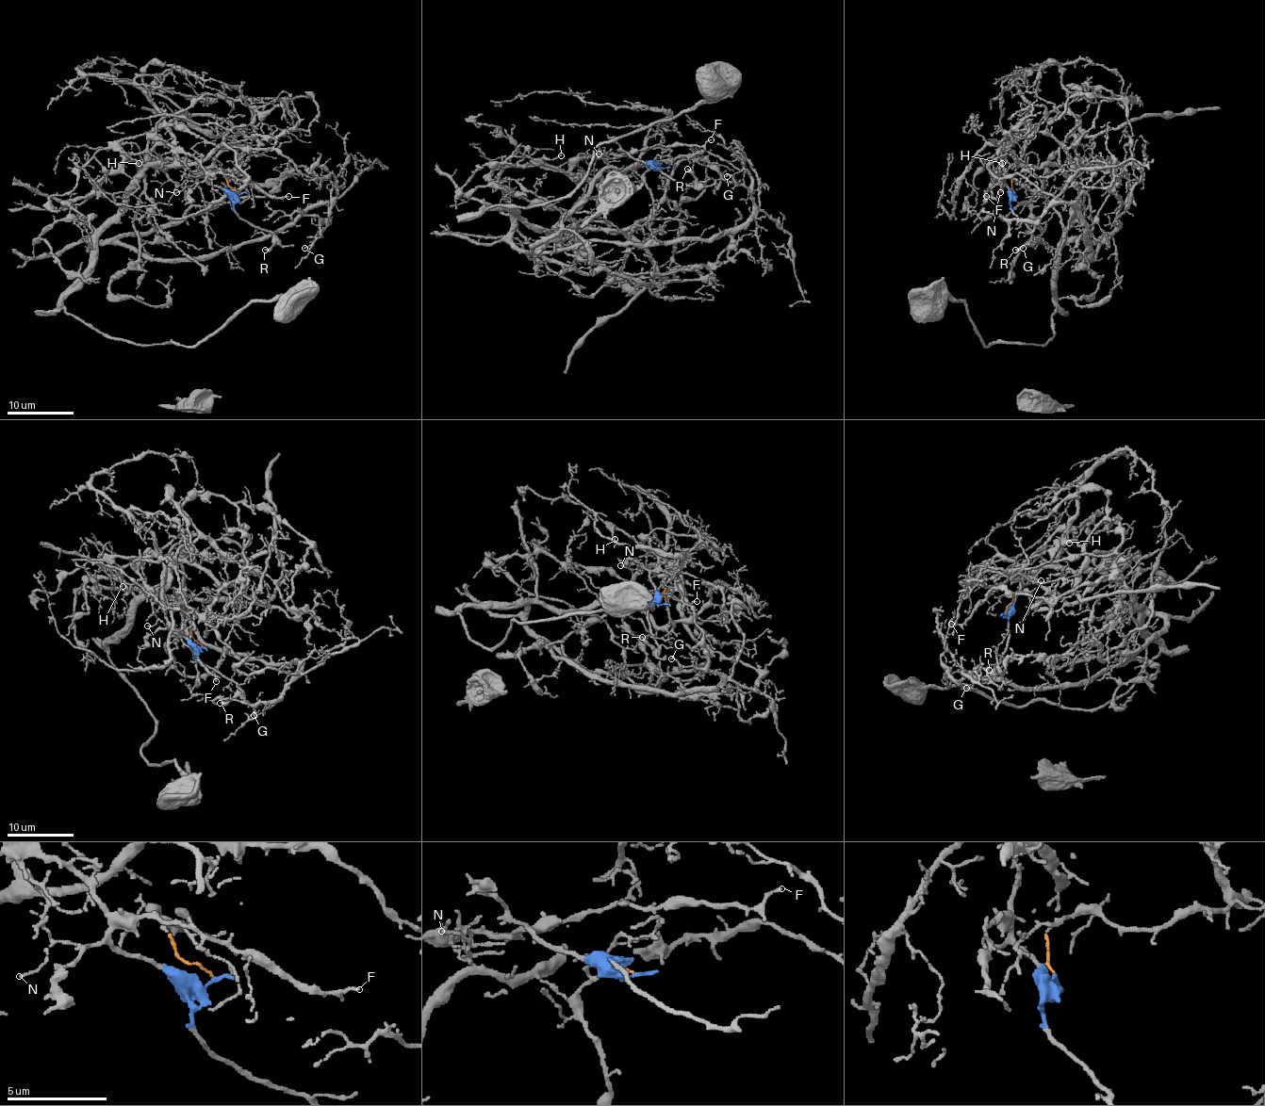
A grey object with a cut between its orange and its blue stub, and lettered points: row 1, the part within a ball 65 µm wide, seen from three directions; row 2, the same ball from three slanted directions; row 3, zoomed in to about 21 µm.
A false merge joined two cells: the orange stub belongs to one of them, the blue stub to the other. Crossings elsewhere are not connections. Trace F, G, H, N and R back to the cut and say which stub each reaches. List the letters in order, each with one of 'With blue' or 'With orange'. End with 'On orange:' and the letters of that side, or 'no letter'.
F: With blue
G: With orange
H: With blue
N: With orange
R: With blue
On orange: G, N

